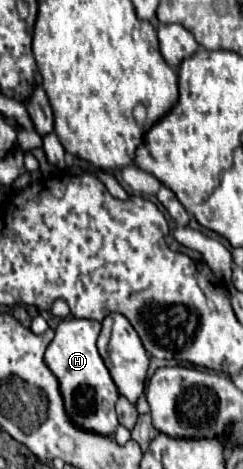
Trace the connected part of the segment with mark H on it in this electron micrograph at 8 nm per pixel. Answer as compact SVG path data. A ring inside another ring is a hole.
M74 316L64 318L56 328L54 340L46 348L44 362L60 380L60 392L64 396L64 404L72 420L82 424L82 428L100 432L104 436L112 436L118 426L118 418L114 412L114 404L118 400L118 388L96 348L96 338L100 334L100 328L102 324L96 320L74 318Z

